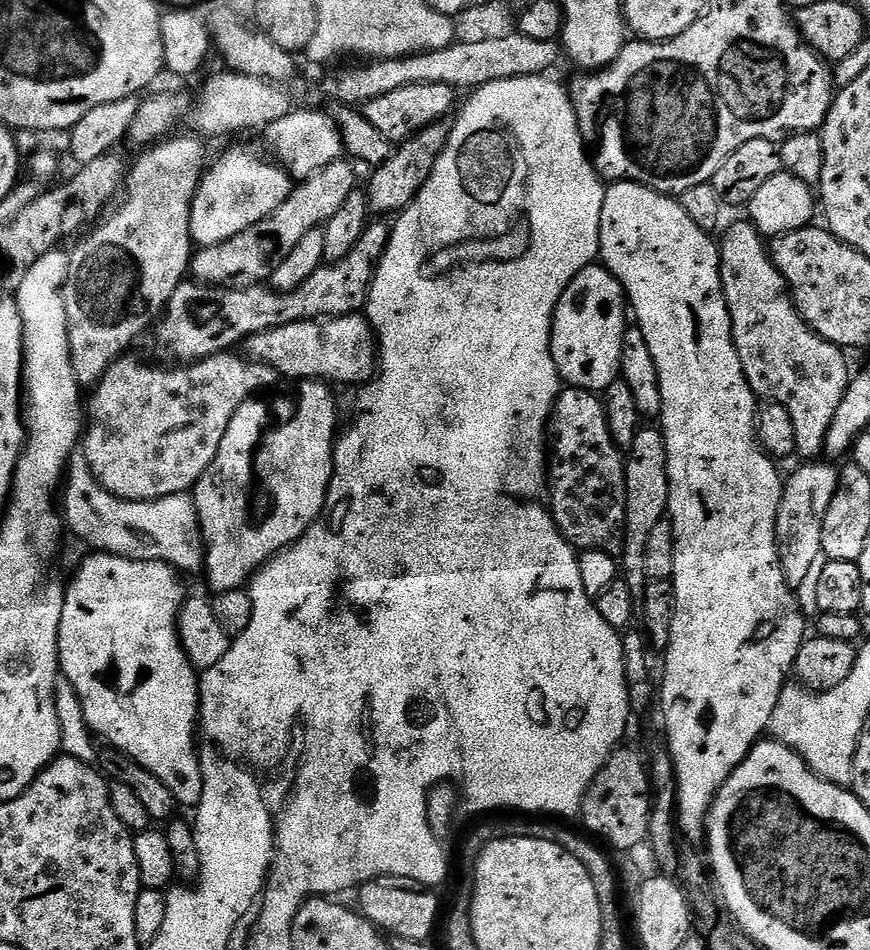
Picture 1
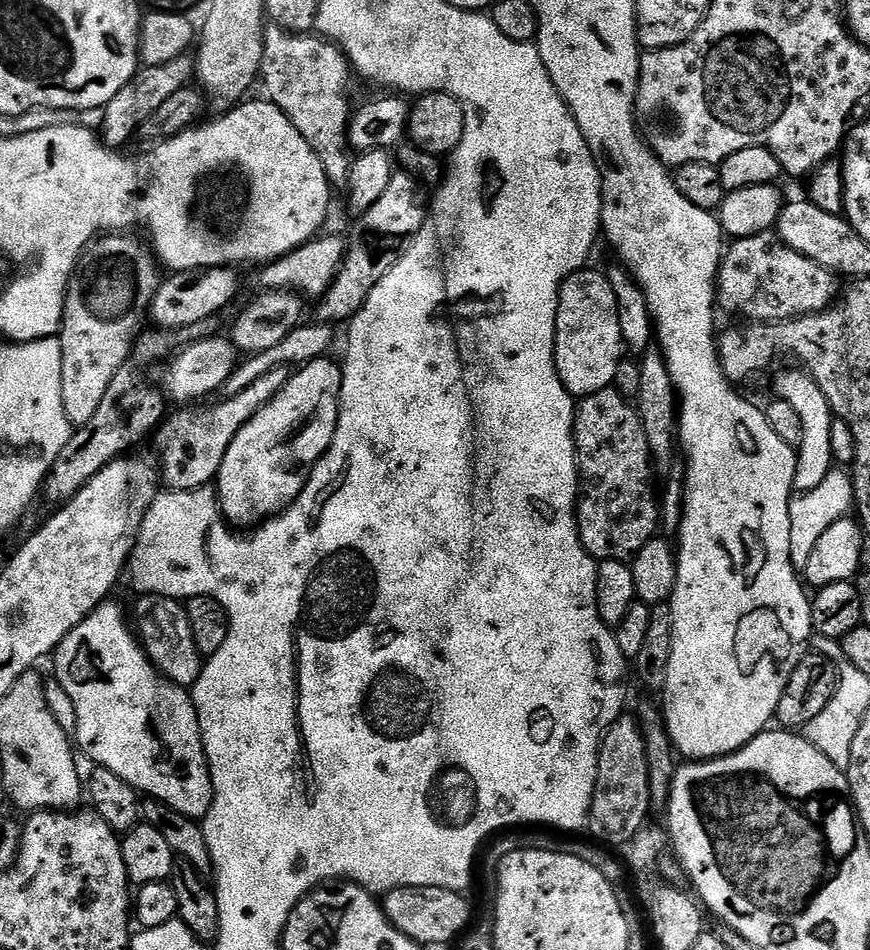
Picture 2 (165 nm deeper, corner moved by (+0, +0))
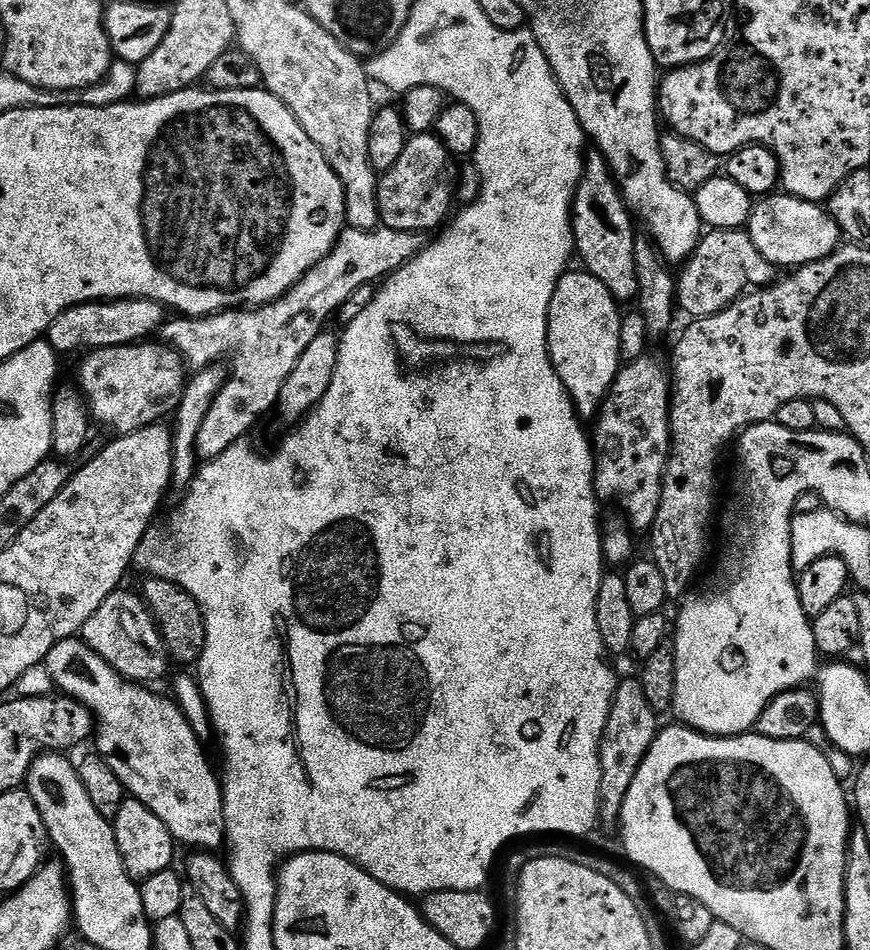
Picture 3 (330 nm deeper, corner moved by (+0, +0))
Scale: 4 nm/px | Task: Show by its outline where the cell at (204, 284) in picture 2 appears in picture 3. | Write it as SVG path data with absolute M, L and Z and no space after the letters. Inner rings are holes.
M129 298L127 300L105 300L90 304L76 304L62 314L58 314L58 318L54 318L54 322L50 322L46 339L50 347L57 354L76 352L79 348L91 350L94 348L105 348L106 346L126 346L127 344L138 344L155 337L165 323L165 320L166 309L164 305L153 300L133 300Z

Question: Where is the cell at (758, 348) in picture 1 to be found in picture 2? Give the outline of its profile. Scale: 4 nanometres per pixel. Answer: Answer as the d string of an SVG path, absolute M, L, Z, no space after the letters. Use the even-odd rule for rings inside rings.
M803 367L788 368L776 376L775 399L790 402L794 410L802 418L802 442L796 454L796 473L794 474L793 489L797 493L815 490L826 479L826 474L834 471L834 459L831 448L831 428L834 413L822 386Z

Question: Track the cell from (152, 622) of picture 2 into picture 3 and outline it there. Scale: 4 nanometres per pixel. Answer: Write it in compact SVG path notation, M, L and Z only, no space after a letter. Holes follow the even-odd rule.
M117 590L94 610L90 618L86 618L82 629L84 643L90 645L94 654L98 654L119 676L145 686L151 685L151 680L160 680L168 672L170 657L164 640L160 637L160 629L143 599L132 592Z

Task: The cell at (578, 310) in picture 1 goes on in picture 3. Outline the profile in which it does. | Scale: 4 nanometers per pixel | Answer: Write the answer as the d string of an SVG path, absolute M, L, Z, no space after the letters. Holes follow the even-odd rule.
M583 270L565 272L554 290L554 298L550 298L548 353L576 408L576 415L581 418L595 417L621 370L618 342L620 308L610 290L606 290L598 278Z

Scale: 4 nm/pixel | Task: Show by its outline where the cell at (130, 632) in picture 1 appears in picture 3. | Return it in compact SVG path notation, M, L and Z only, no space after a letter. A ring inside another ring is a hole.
M73 638L58 642L54 650L50 650L46 661L50 670L53 685L63 695L72 697L79 704L85 704L94 717L95 751L118 774L118 782L122 782L125 793L131 799L142 802L170 830L172 839L177 845L189 844L192 850L220 850L225 847L224 835L224 789L221 777L212 769L208 756L204 753L201 737L194 734L190 722L182 714L175 699L167 695L159 696L151 692L151 687L135 683L119 676L90 645L83 639Z

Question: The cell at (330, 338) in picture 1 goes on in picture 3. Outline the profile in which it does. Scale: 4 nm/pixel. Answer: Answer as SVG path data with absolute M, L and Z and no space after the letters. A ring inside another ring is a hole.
M141 342L126 346L94 348L80 364L78 391L88 406L91 419L97 425L109 428L116 436L134 434L151 424L159 424L175 413L184 393L186 365L180 354L162 342Z

